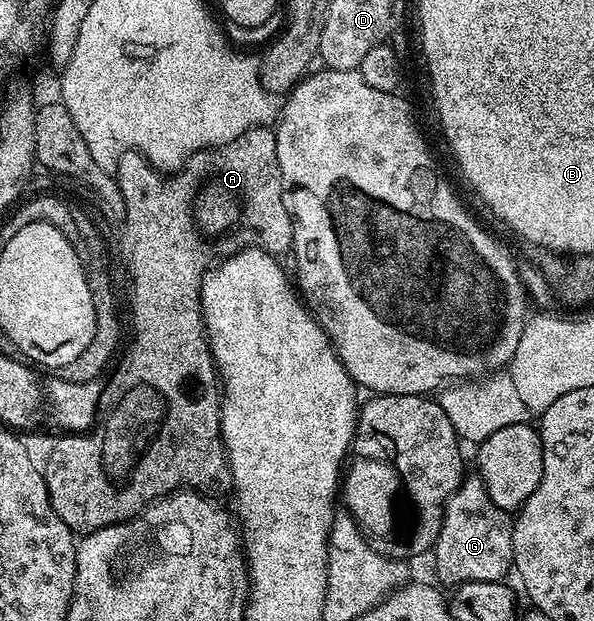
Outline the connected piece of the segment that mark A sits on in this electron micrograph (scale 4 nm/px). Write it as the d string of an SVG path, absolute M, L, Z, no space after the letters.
M257 127L246 131L238 139L232 140L230 143L219 147L213 147L210 149L200 149L196 153L193 153L188 158L188 162L185 163L180 170L176 173L169 173L167 175L151 168L148 164L148 160L143 157L141 153L137 153L136 150L131 149L126 153L121 153L119 160L116 161L116 168L114 170L114 176L116 182L120 185L122 191L122 199L126 203L126 219L122 223L122 230L124 229L124 245L128 248L128 269L132 272L132 325L136 328L136 334L132 337L132 342L128 345L128 350L124 353L124 358L115 362L114 368L116 370L112 373L112 378L107 378L104 381L104 390L100 396L100 402L96 408L96 422L92 425L91 429L87 433L73 433L71 435L60 435L55 439L56 442L52 445L52 450L48 453L48 462L43 462L42 472L44 475L44 482L48 488L48 498L50 503L54 507L54 511L58 511L58 515L62 519L62 523L66 523L71 527L73 534L87 535L93 533L95 529L101 529L102 527L110 527L116 525L119 521L128 521L132 517L137 517L140 513L143 513L153 501L159 501L161 497L166 497L170 493L177 491L195 491L205 495L216 495L212 493L224 493L227 494L232 487L232 476L230 475L230 467L228 466L228 454L224 451L224 443L220 439L220 398L222 396L221 390L218 388L218 374L216 372L216 361L212 358L212 352L208 350L208 339L204 332L204 317L200 314L200 288L202 287L202 279L205 273L208 272L210 266L217 260L217 258L223 259L226 257L233 257L241 249L250 249L253 247L259 247L267 251L267 253L273 255L281 255L280 253L289 252L292 249L292 216L288 214L288 208L284 202L284 188L282 187L282 171L278 167L278 155L276 154L276 134L271 128Z

